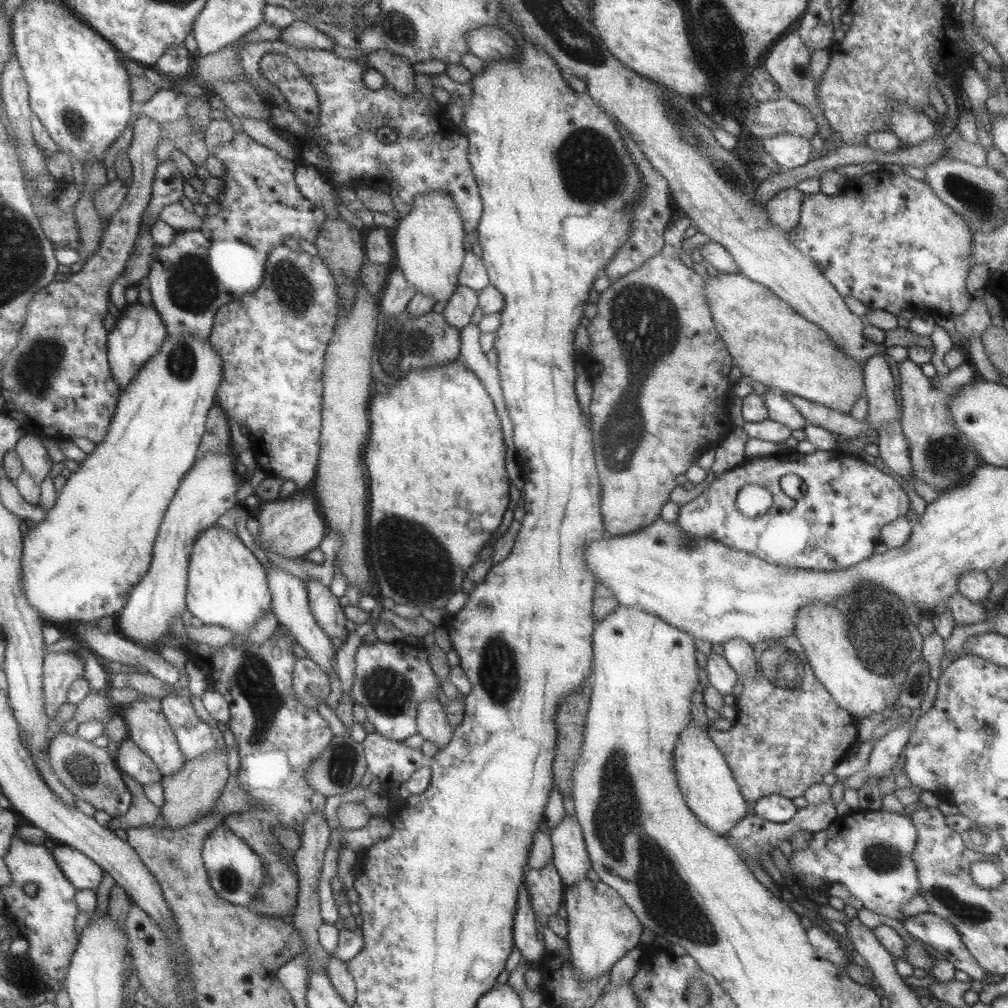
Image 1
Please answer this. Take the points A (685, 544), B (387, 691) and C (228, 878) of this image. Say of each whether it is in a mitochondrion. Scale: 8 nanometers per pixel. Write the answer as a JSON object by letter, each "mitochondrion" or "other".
{"A":"mitochondrion","B":"mitochondrion","C":"mitochondrion"}

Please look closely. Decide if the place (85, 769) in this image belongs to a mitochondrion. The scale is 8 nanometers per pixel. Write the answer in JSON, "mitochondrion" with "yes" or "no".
{"mitochondrion":"yes"}

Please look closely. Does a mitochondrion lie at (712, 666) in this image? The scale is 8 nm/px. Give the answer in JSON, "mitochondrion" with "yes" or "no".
{"mitochondrion":"no"}

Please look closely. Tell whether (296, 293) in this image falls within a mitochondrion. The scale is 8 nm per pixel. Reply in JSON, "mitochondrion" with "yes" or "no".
{"mitochondrion":"yes"}

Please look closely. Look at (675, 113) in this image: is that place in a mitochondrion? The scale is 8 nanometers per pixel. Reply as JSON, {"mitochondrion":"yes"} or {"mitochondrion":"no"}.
{"mitochondrion":"yes"}

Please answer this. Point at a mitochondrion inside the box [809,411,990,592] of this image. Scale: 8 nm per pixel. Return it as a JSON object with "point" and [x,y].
{"point":[943,456]}

